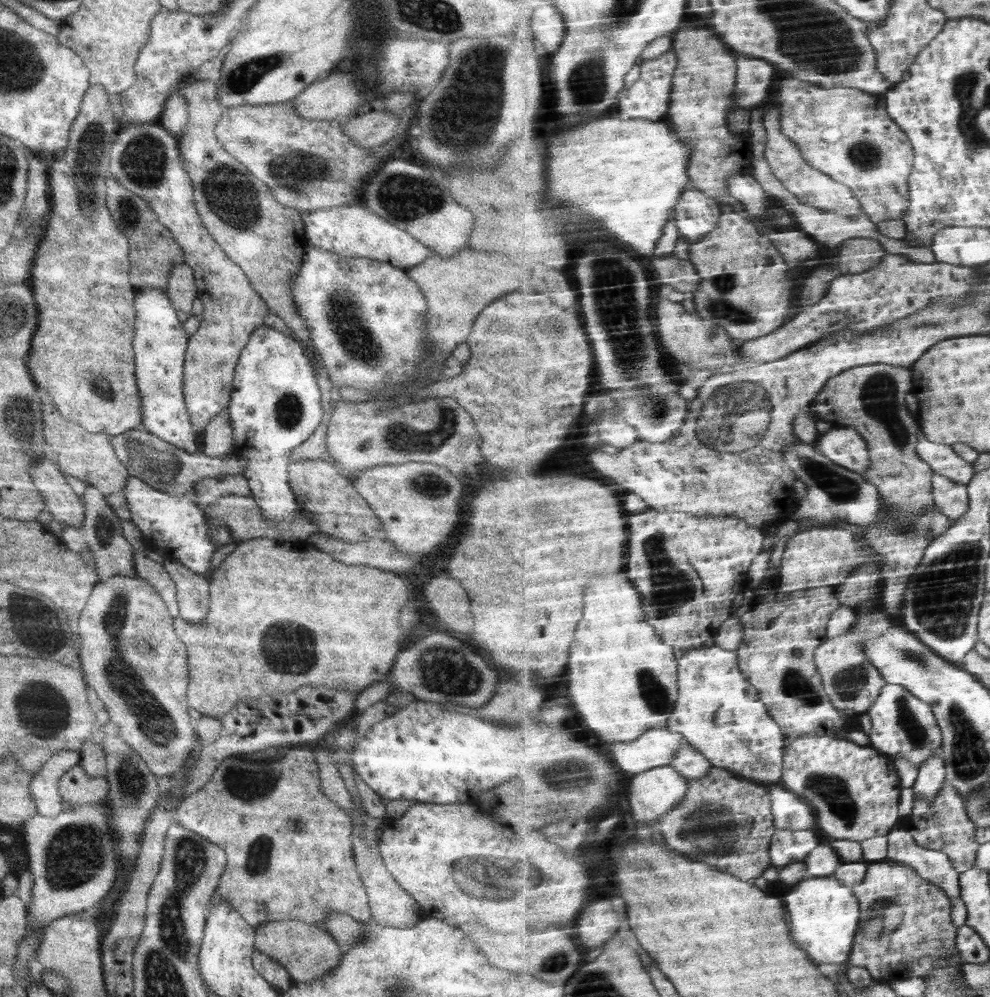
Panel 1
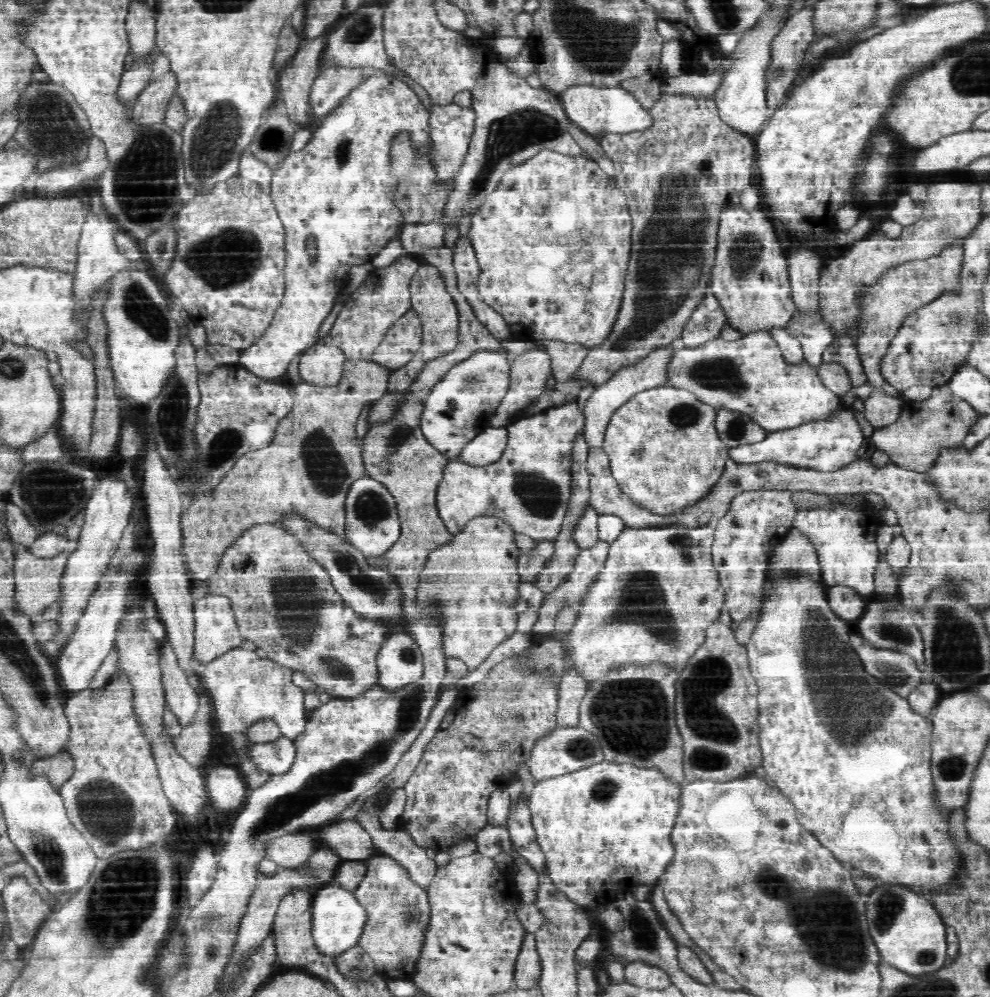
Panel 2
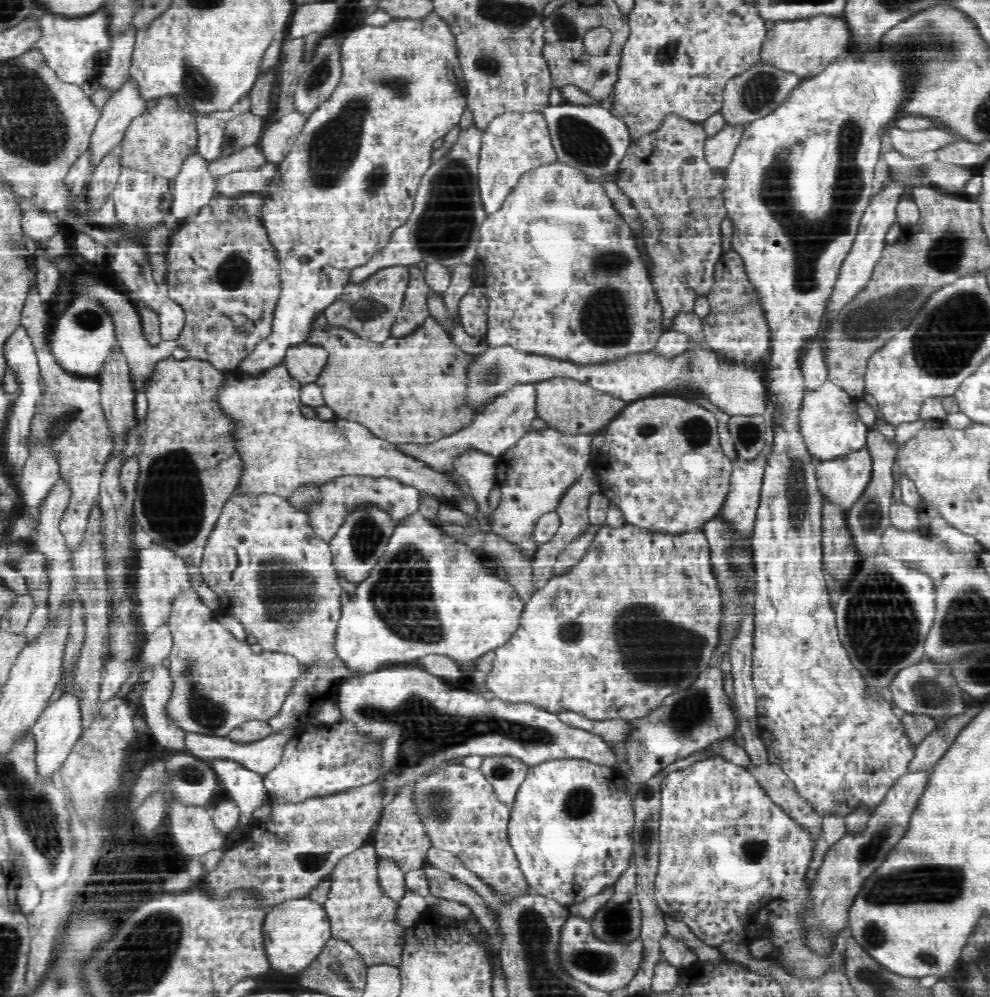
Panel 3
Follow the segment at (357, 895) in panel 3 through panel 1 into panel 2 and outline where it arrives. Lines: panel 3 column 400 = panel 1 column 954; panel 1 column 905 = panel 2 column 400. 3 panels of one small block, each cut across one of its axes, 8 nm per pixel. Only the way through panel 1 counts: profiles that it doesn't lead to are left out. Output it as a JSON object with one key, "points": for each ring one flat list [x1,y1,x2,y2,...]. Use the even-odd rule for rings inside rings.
{"points":[[379,854,368,860,368,876,356,894,370,915,360,946,373,960,375,970,390,981,412,980,418,974,418,962,422,960,432,920,427,888,414,881,409,870,396,859]]}

